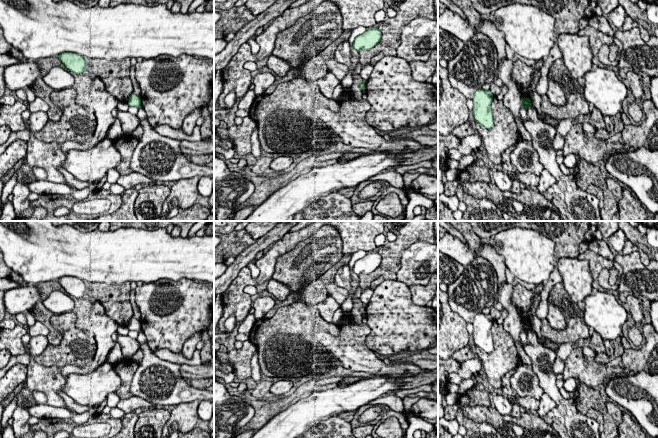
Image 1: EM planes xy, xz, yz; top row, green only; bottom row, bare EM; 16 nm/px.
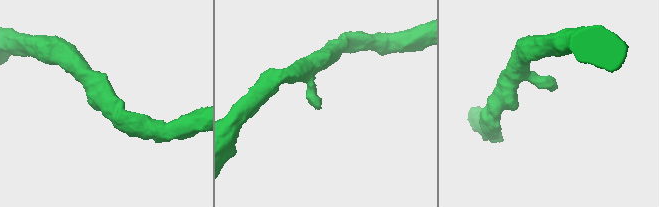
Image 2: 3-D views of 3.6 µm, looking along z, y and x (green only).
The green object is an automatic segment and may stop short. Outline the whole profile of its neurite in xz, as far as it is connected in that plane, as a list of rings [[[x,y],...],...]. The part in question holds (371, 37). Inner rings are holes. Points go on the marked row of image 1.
[[[368,28],[364,33],[355,38],[352,47],[358,52],[368,51],[380,42],[381,37],[382,33],[378,28]]]

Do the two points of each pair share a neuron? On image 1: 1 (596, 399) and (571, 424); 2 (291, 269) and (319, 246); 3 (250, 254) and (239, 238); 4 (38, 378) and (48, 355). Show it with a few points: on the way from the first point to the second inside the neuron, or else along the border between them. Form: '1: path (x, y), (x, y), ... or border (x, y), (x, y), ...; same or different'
1: border (573, 399), (576, 408), (585, 415); different
2: path (298, 267), (312, 253); same
3: border (256, 240), (235, 257); different
4: border (48, 343), (35, 360), (45, 366), (58, 367); different

